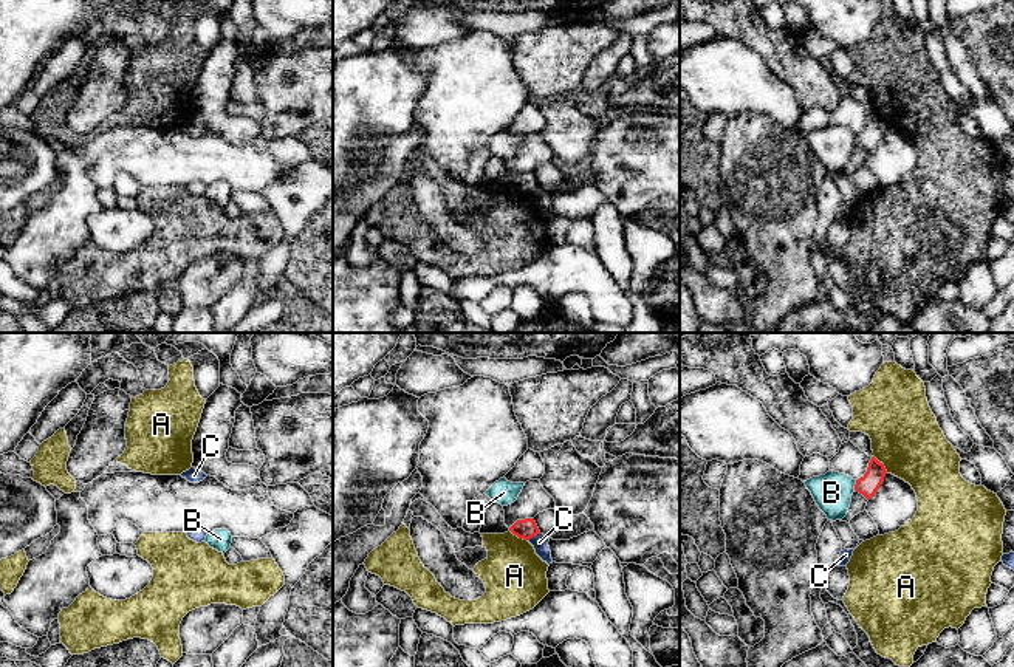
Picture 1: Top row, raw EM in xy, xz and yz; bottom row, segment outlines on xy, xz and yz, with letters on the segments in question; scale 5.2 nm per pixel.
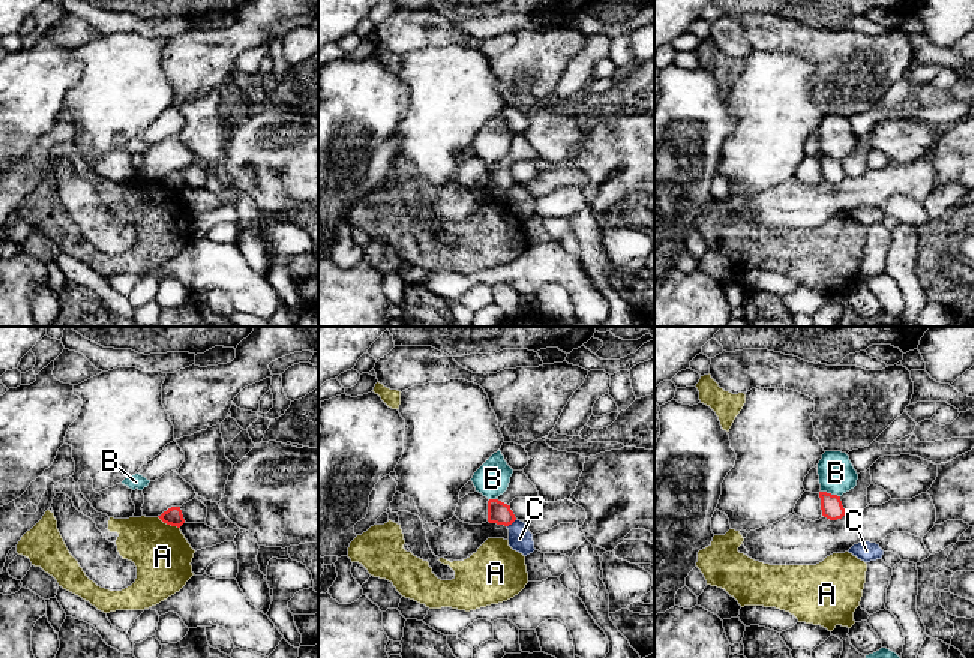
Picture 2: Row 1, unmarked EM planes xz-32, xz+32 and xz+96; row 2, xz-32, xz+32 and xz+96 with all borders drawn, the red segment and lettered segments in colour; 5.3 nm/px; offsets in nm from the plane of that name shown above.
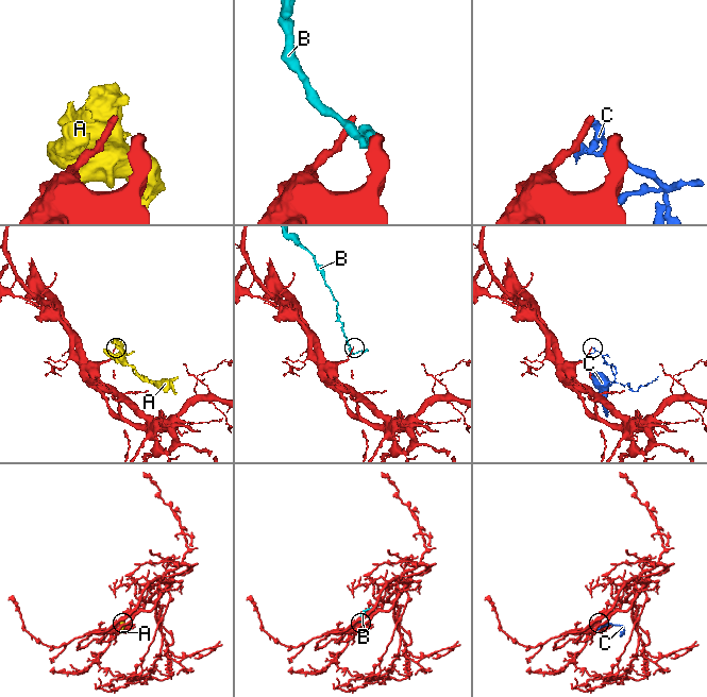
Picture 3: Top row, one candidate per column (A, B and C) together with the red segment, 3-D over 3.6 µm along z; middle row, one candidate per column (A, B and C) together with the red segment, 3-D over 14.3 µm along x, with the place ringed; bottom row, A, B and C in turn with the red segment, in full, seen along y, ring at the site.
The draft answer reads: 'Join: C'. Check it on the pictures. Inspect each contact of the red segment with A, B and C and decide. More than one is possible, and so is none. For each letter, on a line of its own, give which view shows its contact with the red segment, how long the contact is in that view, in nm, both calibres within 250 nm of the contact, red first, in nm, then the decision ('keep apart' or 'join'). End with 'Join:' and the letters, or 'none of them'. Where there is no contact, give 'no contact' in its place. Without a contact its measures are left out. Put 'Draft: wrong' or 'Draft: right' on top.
Draft: wrong
A: meets red in yz; contact 130 nm long; 110 nm thick on the red side, 360 nm on the other; keep apart
B: meets red in yz; contact 60 nm long; 110 nm thick on the red side, 200 nm on the other; keep apart
C: meets red in xz; contact 80 nm long; 100 nm thick on the red side, 80 nm on the other; keep apart
Join: none of them

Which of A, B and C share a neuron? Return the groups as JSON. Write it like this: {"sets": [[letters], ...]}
{"sets": [["A"], ["B"], ["C"]]}

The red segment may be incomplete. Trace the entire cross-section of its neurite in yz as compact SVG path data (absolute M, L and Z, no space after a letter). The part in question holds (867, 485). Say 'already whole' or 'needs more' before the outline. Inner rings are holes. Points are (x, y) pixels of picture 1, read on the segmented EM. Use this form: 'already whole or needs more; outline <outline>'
already whole; outline M872 457L867 472L856 480L855 491L870 500L882 484L886 474L884 464Z

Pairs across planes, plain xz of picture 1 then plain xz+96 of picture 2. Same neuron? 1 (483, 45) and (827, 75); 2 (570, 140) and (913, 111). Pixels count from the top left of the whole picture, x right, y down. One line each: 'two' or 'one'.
1: two
2: two

